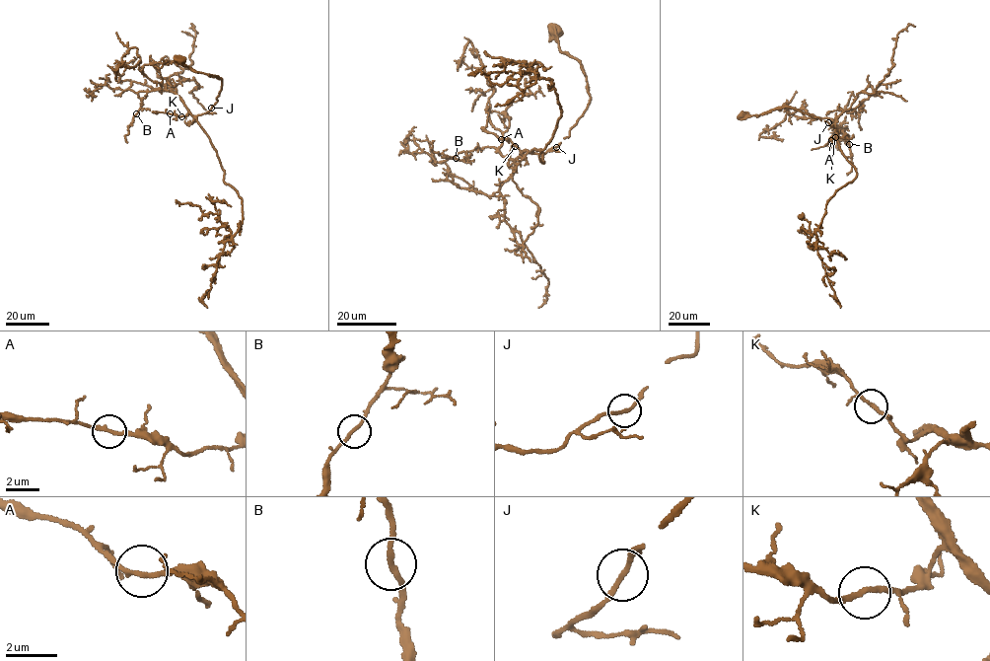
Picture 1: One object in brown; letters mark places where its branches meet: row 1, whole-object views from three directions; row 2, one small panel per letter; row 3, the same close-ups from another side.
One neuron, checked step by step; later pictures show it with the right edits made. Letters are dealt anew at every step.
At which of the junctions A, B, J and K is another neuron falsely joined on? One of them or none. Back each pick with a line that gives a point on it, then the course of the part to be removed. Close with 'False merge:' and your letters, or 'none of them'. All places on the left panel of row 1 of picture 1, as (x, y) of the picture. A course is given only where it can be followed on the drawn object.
False merge: none of them

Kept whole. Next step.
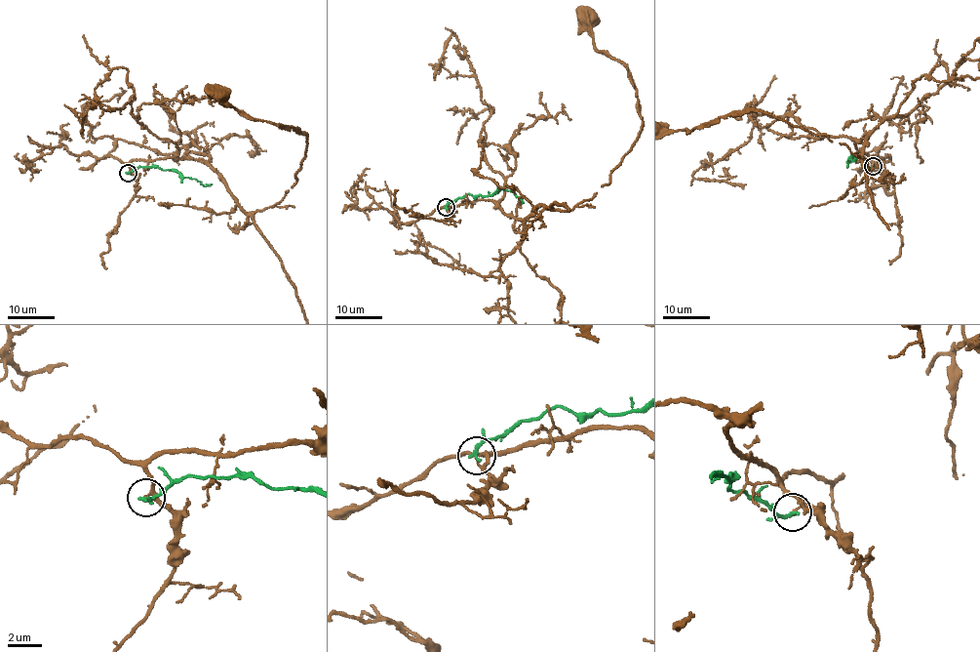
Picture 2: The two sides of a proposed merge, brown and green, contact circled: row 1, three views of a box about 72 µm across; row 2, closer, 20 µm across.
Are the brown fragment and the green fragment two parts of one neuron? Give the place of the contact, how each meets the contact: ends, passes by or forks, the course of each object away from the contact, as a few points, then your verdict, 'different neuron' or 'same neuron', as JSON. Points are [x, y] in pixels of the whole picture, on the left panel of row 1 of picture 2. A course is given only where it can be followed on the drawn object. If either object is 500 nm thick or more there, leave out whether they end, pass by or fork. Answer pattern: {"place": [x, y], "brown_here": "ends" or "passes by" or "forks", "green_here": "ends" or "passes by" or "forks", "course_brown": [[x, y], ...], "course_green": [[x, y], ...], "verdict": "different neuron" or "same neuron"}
{"place": [128, 173], "brown_here": "passes by", "green_here": "passes by", "course_brown": [[128, 173], [132, 160], [200, 159], [248, 213], [279, 204], [297, 180], [306, 136], [251, 118], [218, 91]], "course_green": [[128, 173], [137, 167], [157, 166], [163, 170], [174, 169], [183, 178], [197, 180], [206, 186], [212, 184]], "verdict": "different neuron"}

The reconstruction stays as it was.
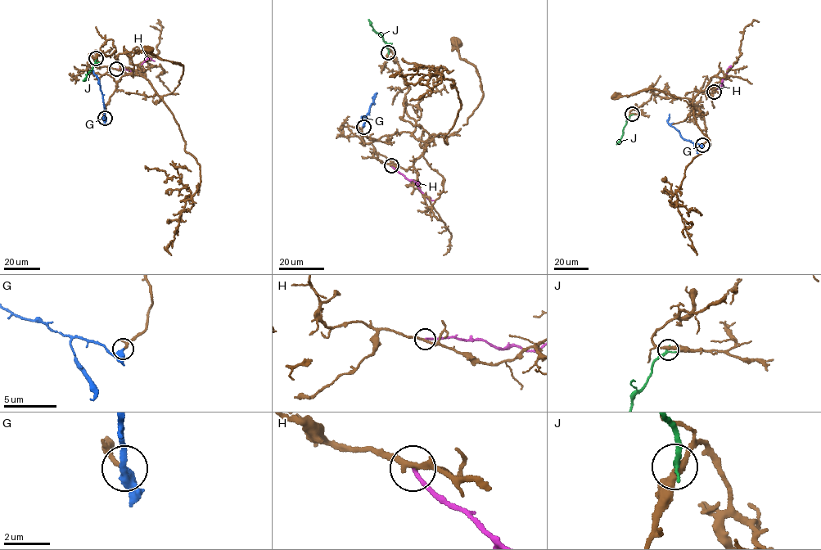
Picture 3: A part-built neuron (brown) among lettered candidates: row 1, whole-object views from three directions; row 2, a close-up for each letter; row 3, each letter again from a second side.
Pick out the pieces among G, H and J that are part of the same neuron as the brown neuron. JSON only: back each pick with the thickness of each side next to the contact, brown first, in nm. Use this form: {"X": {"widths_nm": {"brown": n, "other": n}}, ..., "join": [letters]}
{"G": {"widths_nm": {"brown": 140, "other": 280}}, "join": ["G"]}

